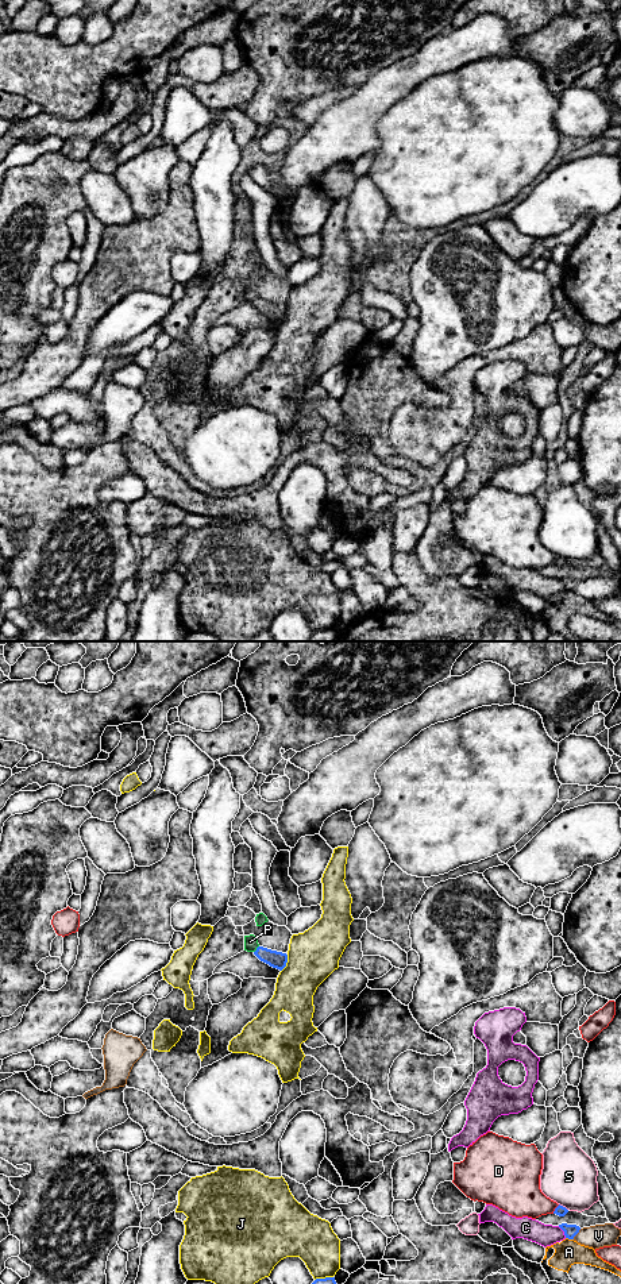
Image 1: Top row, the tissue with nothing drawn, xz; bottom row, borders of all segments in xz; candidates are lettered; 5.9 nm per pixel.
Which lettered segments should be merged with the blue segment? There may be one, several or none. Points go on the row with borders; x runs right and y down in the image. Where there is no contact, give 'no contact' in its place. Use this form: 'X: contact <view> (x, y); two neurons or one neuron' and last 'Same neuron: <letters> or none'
A: contact xz (570, 1238); two neurons
C: contact xz (563, 1230); two neurons
D: contact xz (555, 1209); two neurons
J: contact xz (286, 961); two neurons
P: contact xz (257, 949); one neuron
S: contact xz (562, 1206); two neurons
V: contact xz (577, 1233); two neurons
Same neuron: P

